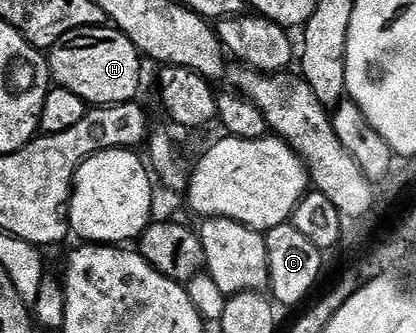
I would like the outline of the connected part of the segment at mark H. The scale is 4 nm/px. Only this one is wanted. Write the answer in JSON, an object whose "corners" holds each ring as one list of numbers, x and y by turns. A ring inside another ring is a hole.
{"corners":[[111,25,79,27,67,31,47,52,50,79,57,87,78,93,82,101,98,107,130,103,140,91,141,51,122,32]]}

